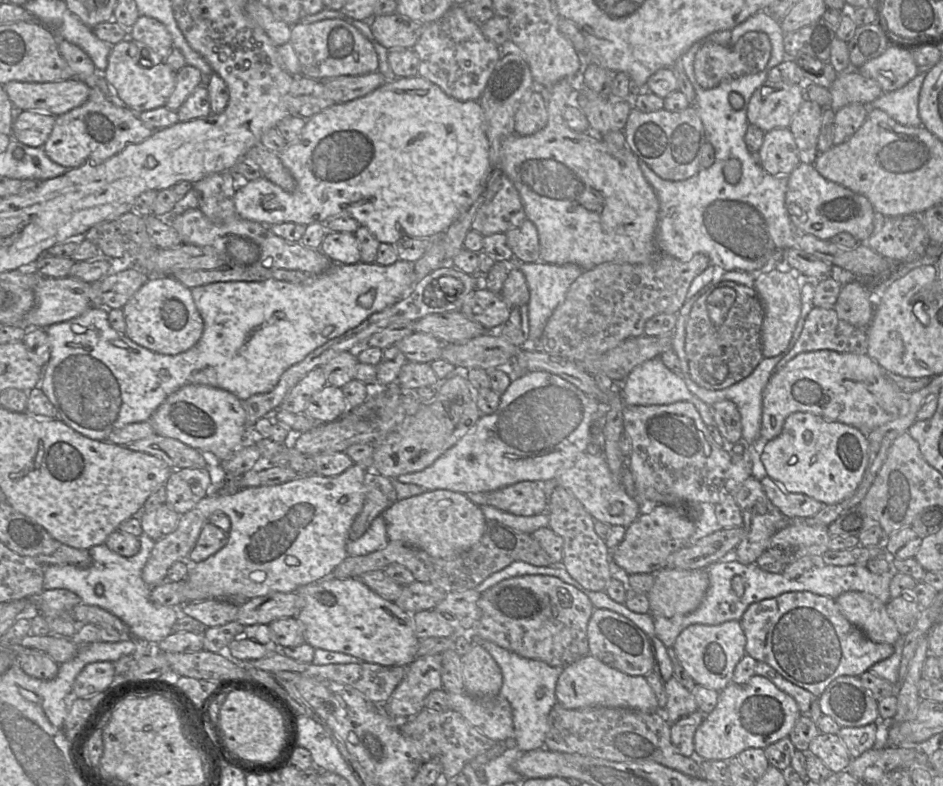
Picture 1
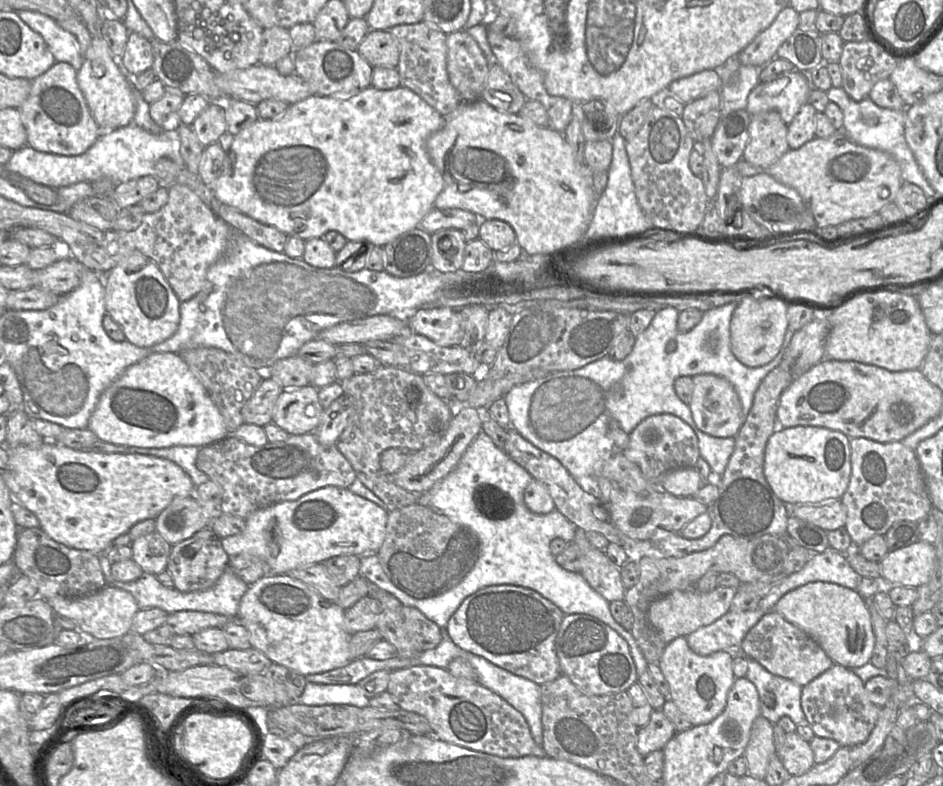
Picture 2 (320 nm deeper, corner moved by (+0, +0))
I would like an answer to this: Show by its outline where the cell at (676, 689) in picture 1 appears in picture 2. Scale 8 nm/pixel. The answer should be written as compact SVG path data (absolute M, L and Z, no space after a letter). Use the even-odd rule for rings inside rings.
M656 709L652 712L649 722L639 728L637 750L643 757L655 750L662 750L676 733L673 723L662 709Z

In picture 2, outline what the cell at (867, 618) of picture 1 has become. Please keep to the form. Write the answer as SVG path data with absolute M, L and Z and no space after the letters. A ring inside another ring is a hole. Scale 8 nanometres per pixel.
M809 582L784 594L773 610L808 634L834 664L858 668L870 661L875 646L871 615L856 590L829 582Z

